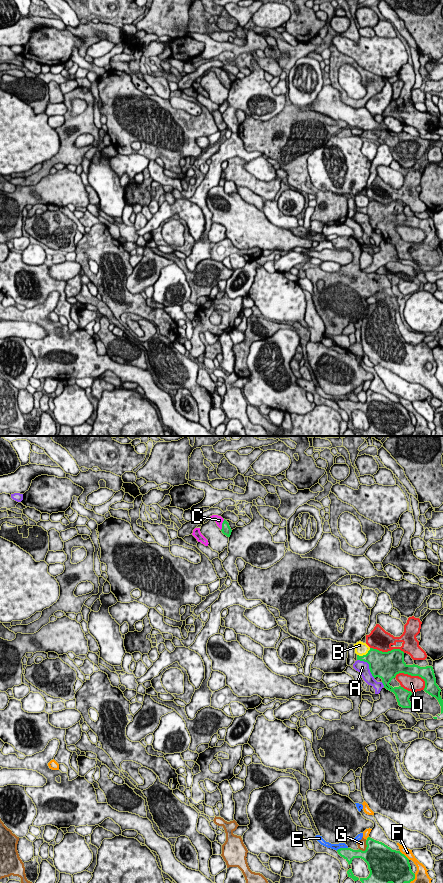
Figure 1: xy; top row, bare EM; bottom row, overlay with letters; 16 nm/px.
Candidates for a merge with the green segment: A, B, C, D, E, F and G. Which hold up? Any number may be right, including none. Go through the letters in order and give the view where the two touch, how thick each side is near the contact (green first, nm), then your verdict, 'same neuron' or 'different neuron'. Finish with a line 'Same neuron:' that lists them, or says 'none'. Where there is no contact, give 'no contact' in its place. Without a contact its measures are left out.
A: xy | 420/200 nm | different neuron
B: xy | 340/200 nm | different neuron
C: xy | 160/130 nm | same neuron
D: xy | 220/260 nm | different neuron
E: xy | 200/100 nm | different neuron
F: xy | 500/130 nm | different neuron
G: xy | 440/130 nm | different neuron
Same neuron: C

